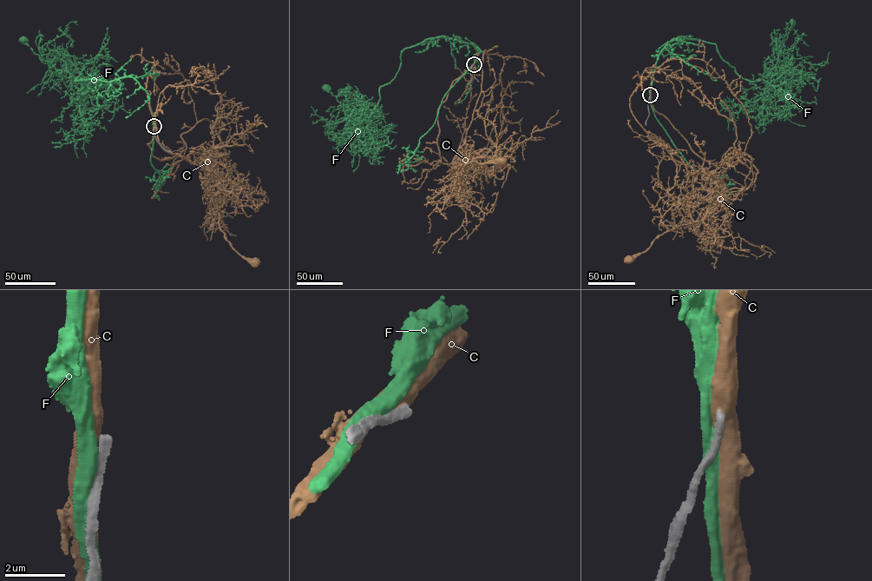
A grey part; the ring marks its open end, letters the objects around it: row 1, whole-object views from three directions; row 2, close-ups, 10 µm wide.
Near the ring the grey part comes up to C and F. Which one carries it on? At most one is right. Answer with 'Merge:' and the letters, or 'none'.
Merge: none

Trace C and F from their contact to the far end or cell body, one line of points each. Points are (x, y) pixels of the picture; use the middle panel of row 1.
C: (474, 64), (454, 81), (438, 108), (439, 161), (455, 169), (454, 197), (464, 166), (501, 161)
F: (473, 64), (476, 46), (430, 37), (401, 53), (374, 112), (357, 102), (341, 104), (326, 88)

